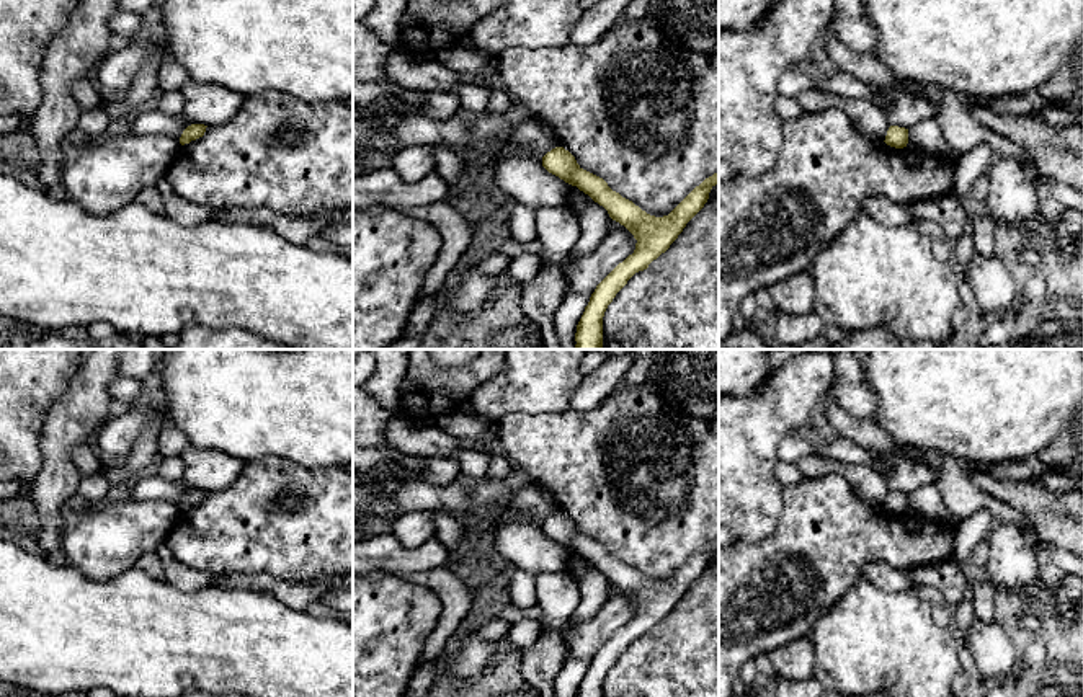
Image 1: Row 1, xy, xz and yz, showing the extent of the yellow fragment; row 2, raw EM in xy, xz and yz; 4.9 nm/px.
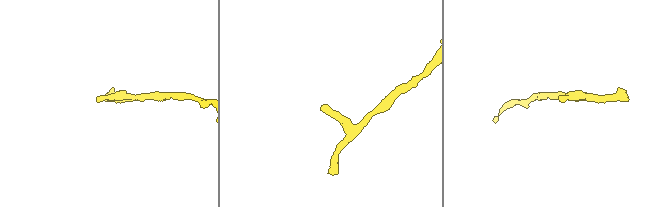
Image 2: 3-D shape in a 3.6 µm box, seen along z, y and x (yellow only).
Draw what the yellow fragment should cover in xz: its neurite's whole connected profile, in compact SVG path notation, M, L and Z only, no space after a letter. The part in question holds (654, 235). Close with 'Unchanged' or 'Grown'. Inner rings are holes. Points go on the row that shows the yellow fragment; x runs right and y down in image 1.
M564 147L547 152L542 166L588 194L637 240L634 253L596 286L577 325L575 349L603 349L603 317L608 305L635 273L647 269L670 248L686 224L704 207L711 189L719 184L719 171L696 186L668 215L655 217L613 191L603 178L583 170Z. Unchanged

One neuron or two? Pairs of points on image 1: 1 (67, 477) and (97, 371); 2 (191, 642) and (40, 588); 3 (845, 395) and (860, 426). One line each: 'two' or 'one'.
1: one
2: one
3: two

